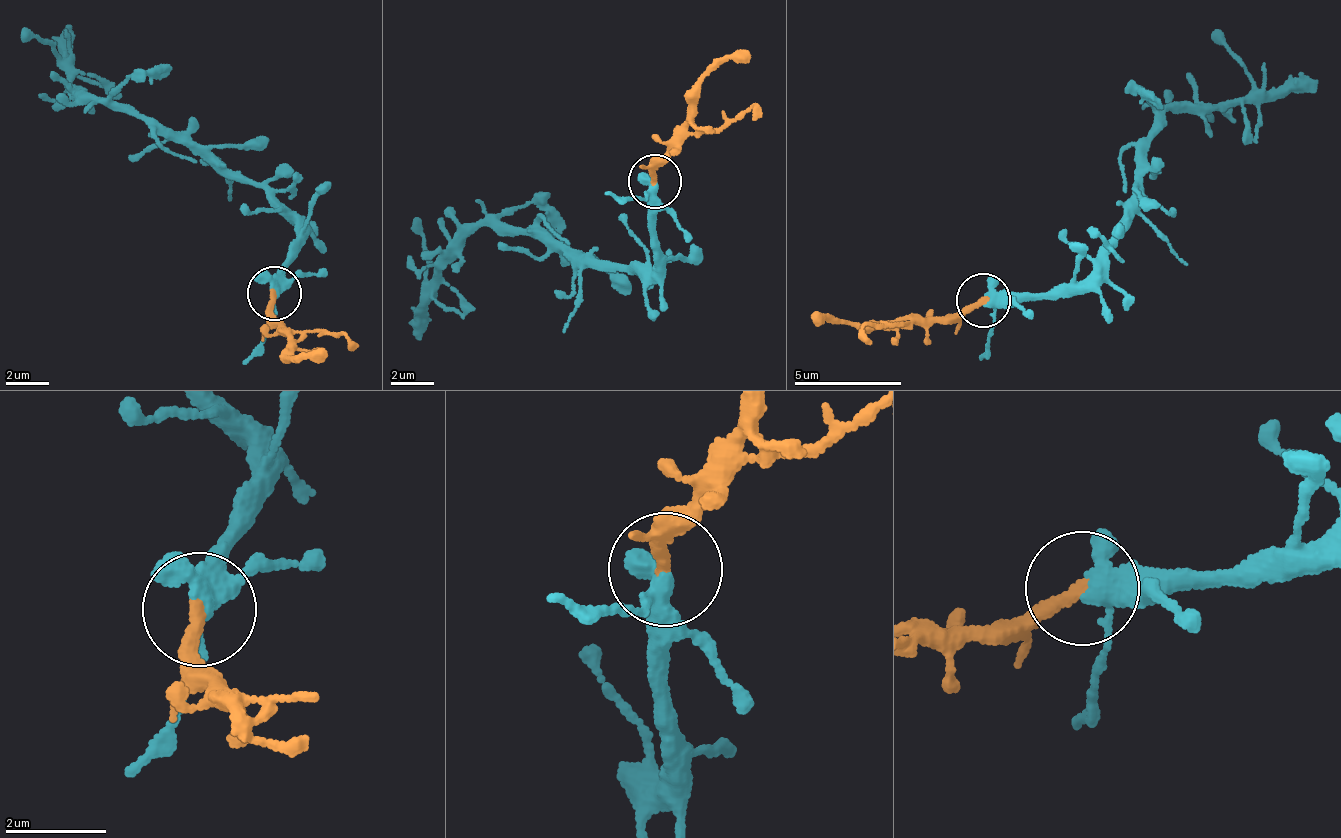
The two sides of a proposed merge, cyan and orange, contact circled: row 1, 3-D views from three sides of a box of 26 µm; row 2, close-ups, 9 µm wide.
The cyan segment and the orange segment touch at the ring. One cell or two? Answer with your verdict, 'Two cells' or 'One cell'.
One cell

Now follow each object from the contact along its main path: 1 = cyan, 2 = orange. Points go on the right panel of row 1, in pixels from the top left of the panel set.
1: (985, 299), (1056, 302), (1117, 240), (1131, 213), (1153, 137), (1169, 109), (1232, 107), (1252, 88), (1214, 28)
2: (985, 299), (956, 315), (890, 324), (811, 318)

